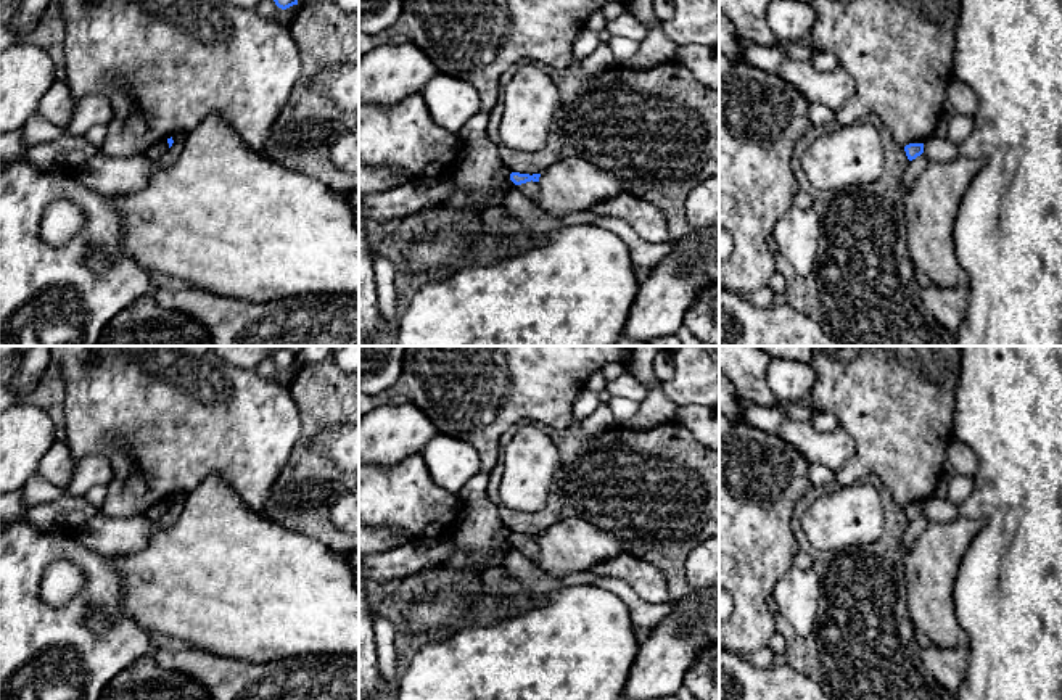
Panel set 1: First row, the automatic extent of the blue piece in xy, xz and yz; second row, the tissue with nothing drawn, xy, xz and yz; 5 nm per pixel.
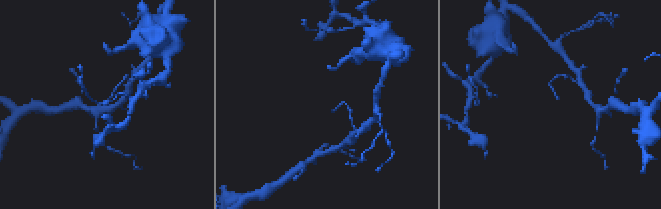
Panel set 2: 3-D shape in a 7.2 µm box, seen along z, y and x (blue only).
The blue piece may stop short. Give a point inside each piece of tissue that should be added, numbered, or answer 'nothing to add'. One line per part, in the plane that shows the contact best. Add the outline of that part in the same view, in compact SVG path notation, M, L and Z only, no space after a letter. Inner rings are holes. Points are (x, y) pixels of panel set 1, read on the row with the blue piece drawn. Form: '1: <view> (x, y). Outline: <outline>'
nothing to add

